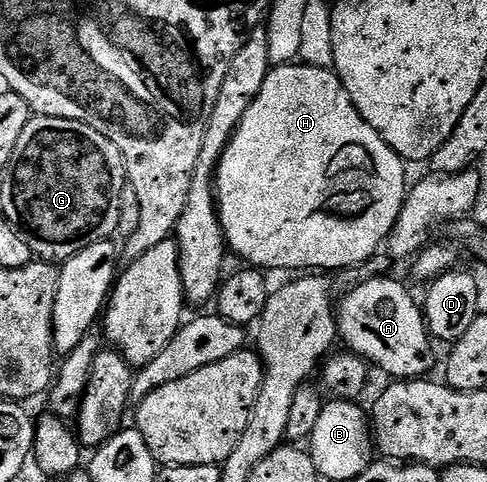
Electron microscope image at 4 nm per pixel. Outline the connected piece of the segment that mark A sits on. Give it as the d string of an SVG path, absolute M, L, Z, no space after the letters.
M369 275L361 281L345 298L340 298L336 306L337 336L340 344L350 353L357 354L362 361L368 363L374 370L382 369L389 379L421 379L433 365L434 342L425 326L425 314L422 306L409 294L409 289L401 281L396 281L390 275Z

